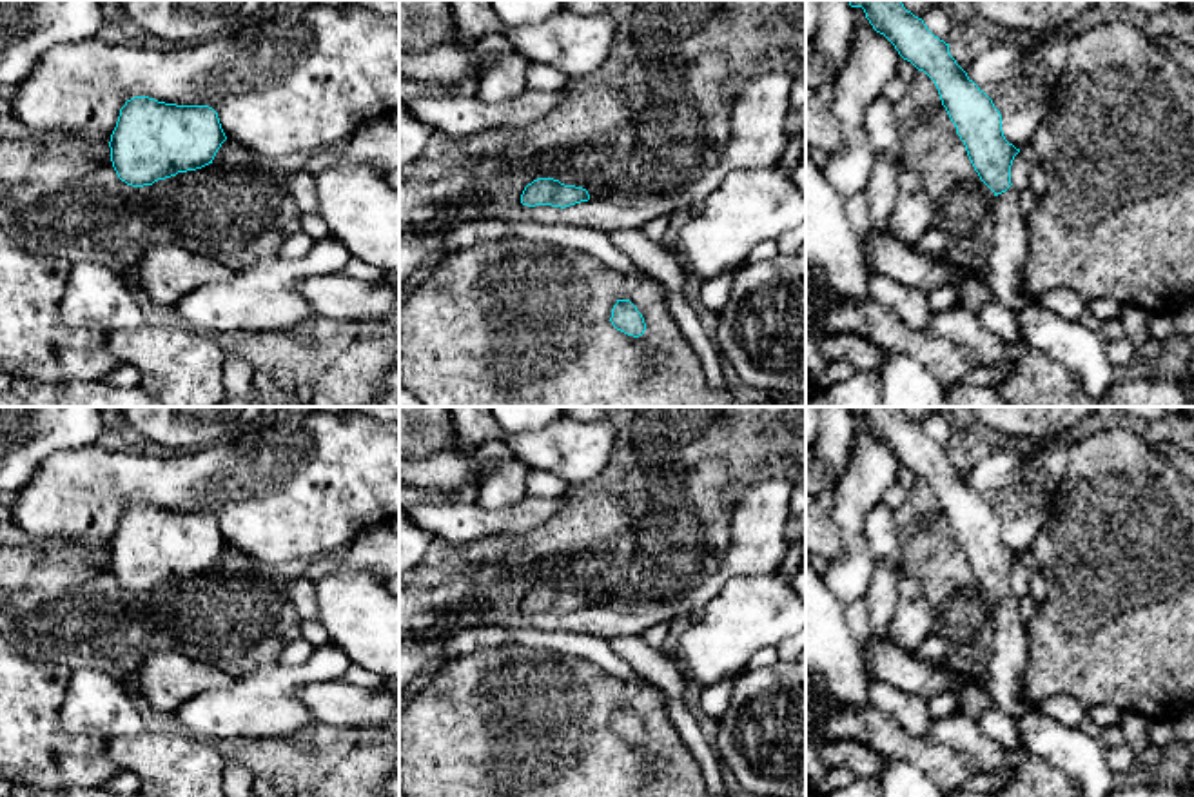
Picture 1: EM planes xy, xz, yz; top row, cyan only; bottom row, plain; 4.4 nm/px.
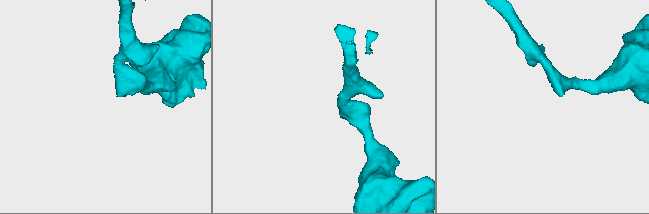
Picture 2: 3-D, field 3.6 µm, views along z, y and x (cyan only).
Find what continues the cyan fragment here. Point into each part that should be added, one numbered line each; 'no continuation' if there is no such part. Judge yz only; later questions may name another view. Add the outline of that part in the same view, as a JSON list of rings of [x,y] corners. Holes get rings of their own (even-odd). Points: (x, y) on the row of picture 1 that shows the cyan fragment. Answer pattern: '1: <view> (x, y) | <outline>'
1: yz (1009, 251) | [[[1011,185],[1005,192],[994,196],[993,243],[984,278],[993,298],[1016,312],[1036,301],[1022,287],[1027,260],[1027,223],[1020,207],[1020,191]]]

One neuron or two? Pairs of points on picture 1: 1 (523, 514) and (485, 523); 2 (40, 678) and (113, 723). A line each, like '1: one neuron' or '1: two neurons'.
1: one neuron
2: two neurons

